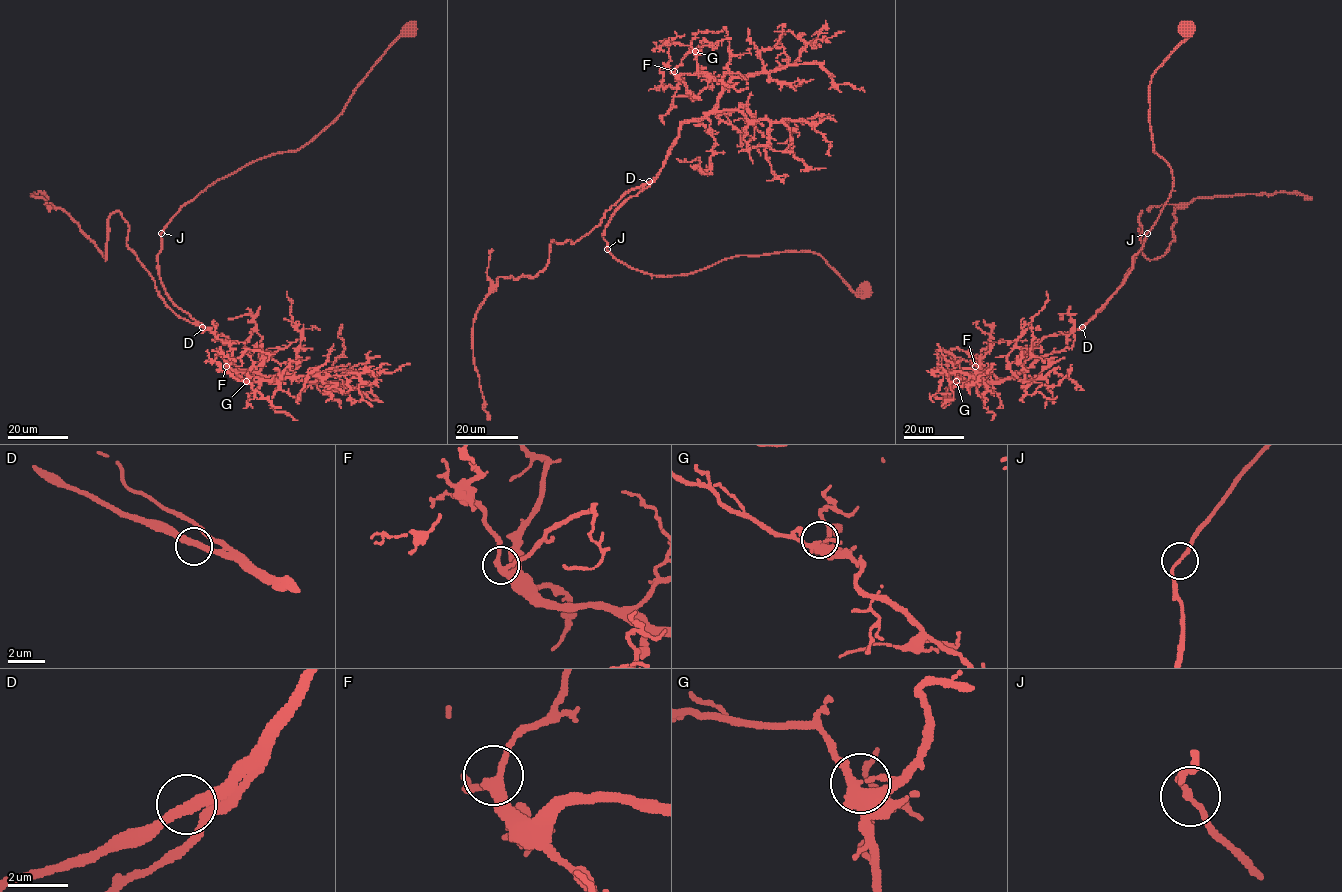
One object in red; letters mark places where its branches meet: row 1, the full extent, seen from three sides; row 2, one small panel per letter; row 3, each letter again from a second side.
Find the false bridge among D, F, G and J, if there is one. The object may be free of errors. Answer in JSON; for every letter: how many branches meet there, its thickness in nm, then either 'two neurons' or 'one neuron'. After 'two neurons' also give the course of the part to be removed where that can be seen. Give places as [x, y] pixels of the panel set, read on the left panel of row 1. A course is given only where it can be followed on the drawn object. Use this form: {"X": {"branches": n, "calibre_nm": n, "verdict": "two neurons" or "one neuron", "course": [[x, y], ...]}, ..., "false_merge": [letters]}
{"D": {"branches": 2, "calibre_nm": 300, "verdict": "one neuron"}, "F": {"branches": 3, "calibre_nm": 280, "verdict": "one neuron"}, "G": {"branches": 2, "calibre_nm": 440, "verdict": "one neuron"}, "J": {"branches": 2, "calibre_nm": 170, "verdict": "one neuron"}, "false_merge": []}

